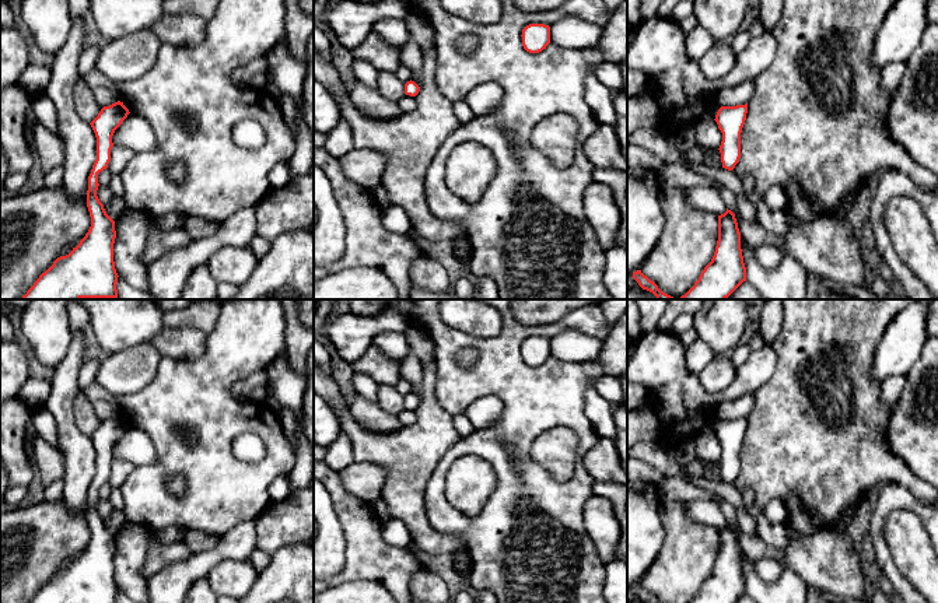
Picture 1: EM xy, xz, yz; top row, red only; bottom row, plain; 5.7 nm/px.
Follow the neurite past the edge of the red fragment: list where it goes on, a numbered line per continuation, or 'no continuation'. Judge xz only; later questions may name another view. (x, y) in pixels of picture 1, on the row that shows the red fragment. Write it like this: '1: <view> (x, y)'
no continuation

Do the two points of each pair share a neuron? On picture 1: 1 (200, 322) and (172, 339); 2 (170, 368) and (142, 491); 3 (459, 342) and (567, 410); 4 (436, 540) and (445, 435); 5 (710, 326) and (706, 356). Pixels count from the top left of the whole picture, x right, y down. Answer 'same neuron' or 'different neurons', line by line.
1: different neurons
2: same neuron
3: same neuron
4: same neuron
5: different neurons

